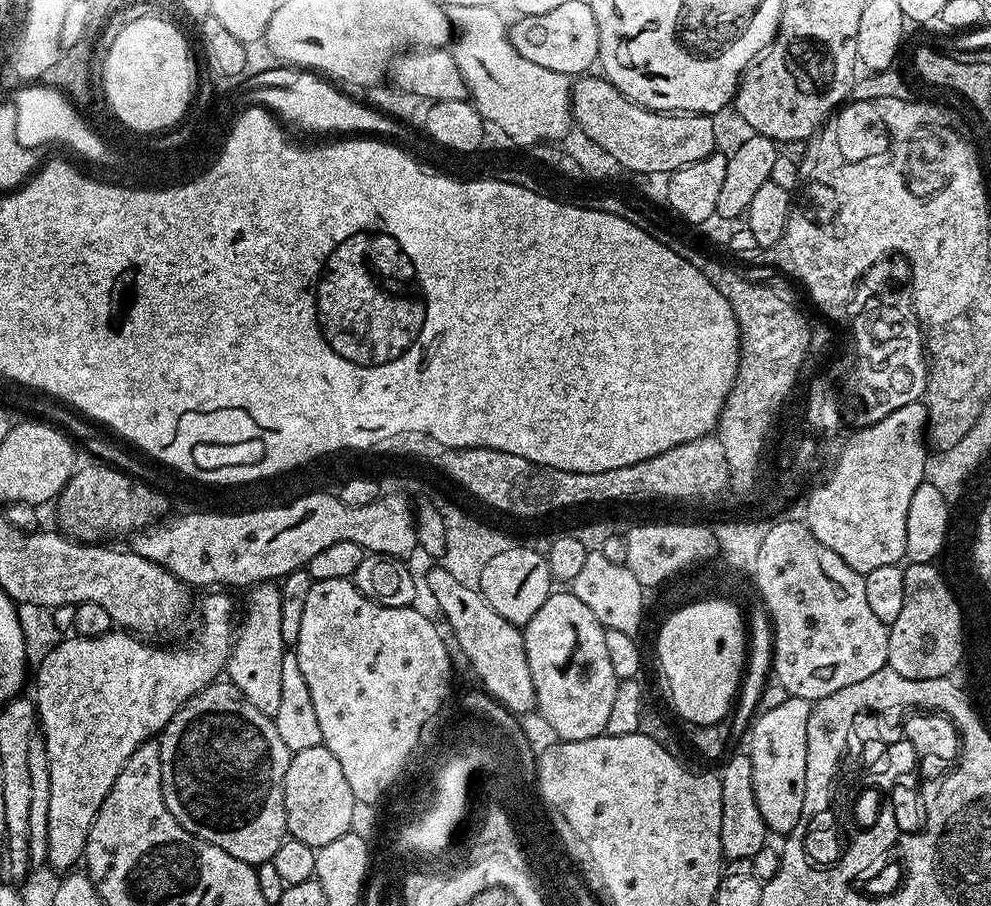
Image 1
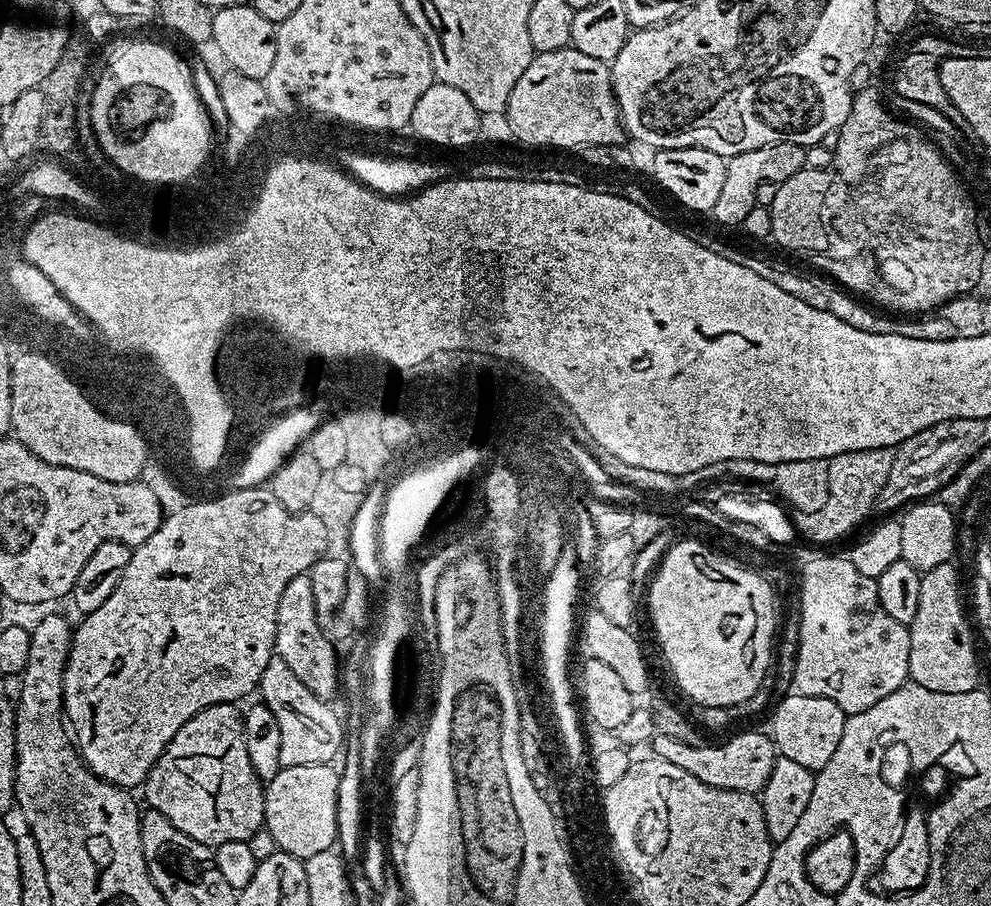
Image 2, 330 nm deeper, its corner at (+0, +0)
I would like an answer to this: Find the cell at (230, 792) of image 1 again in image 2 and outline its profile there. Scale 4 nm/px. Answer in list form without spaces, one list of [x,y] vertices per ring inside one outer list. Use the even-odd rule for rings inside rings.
[[[235,703],[215,704],[190,718],[178,734],[166,746],[166,750],[154,762],[147,780],[142,785],[142,793],[148,799],[147,807],[161,812],[182,834],[215,846],[222,842],[238,842],[250,839],[256,831],[264,827],[264,789],[254,766],[250,766],[250,754],[246,754],[244,718]]]

